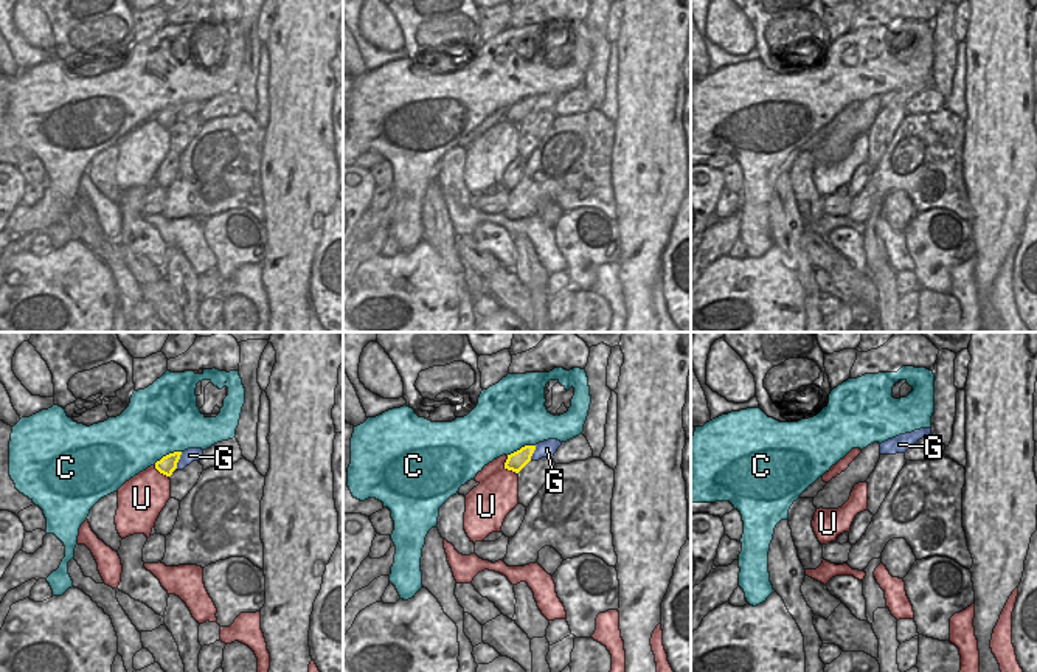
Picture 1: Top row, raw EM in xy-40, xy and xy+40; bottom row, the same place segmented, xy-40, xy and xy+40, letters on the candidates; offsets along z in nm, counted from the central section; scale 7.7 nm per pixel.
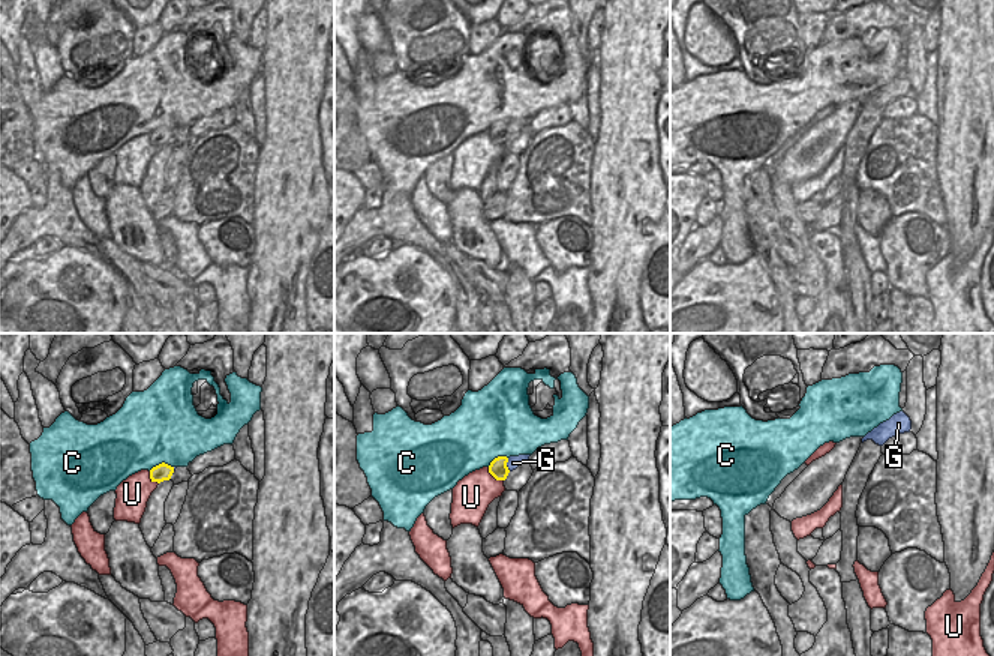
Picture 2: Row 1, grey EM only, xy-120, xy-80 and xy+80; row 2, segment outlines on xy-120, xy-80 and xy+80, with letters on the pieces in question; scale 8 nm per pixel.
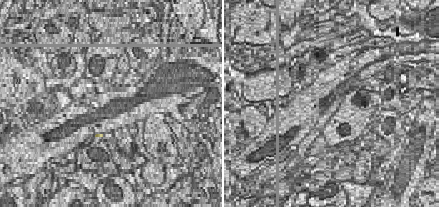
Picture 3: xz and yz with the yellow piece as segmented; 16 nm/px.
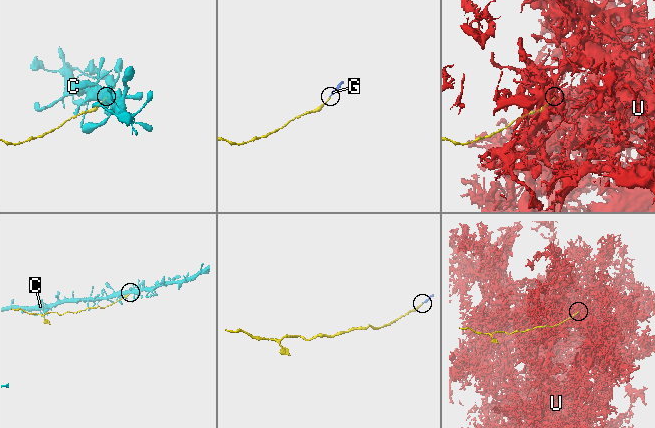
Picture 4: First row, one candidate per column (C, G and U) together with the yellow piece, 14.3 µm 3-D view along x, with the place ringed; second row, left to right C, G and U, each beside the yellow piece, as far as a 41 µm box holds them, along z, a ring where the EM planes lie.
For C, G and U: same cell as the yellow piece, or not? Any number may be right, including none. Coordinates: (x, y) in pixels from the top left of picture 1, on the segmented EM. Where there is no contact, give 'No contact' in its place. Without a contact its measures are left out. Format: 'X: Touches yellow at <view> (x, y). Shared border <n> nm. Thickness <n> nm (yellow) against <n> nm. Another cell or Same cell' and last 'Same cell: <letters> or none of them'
C: Touches yellow at xy (522, 447). Shared border 240 nm. Thickness 150 nm (yellow) against 500 nm. Another cell
G: Touches yellow at xy-40 (179, 458). Shared border 140 nm. Thickness 140 nm (yellow) against 110 nm. Same cell
U: Touches yellow at xy (506, 467). Shared border 160 nm. Thickness 150 nm (yellow) against 340 nm. Another cell
Same cell: G

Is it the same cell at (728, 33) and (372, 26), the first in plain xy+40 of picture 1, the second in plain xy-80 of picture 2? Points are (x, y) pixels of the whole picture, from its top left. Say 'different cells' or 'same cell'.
same cell

